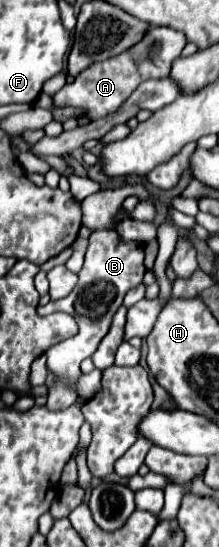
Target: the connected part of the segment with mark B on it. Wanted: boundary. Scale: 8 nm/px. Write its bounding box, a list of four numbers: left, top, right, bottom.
[37,229,145,409]

